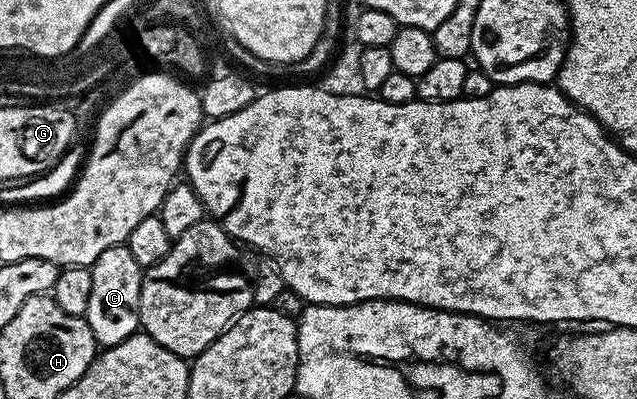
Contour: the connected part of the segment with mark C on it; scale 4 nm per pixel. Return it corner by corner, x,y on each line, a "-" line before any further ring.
126,245
106,249
102,257
93,261
91,268
94,286
90,289
90,305
86,305
83,318
87,319
90,333
94,333
101,348
113,347
141,330
140,294
144,271

